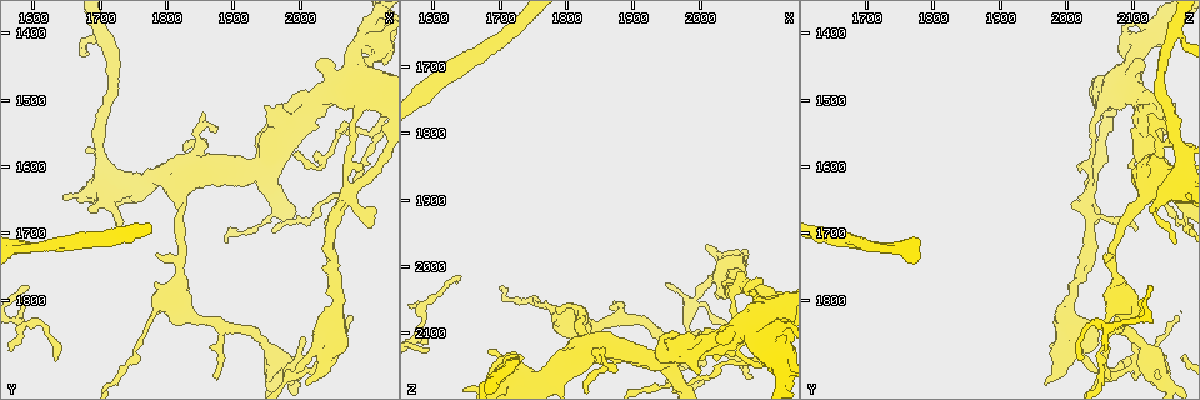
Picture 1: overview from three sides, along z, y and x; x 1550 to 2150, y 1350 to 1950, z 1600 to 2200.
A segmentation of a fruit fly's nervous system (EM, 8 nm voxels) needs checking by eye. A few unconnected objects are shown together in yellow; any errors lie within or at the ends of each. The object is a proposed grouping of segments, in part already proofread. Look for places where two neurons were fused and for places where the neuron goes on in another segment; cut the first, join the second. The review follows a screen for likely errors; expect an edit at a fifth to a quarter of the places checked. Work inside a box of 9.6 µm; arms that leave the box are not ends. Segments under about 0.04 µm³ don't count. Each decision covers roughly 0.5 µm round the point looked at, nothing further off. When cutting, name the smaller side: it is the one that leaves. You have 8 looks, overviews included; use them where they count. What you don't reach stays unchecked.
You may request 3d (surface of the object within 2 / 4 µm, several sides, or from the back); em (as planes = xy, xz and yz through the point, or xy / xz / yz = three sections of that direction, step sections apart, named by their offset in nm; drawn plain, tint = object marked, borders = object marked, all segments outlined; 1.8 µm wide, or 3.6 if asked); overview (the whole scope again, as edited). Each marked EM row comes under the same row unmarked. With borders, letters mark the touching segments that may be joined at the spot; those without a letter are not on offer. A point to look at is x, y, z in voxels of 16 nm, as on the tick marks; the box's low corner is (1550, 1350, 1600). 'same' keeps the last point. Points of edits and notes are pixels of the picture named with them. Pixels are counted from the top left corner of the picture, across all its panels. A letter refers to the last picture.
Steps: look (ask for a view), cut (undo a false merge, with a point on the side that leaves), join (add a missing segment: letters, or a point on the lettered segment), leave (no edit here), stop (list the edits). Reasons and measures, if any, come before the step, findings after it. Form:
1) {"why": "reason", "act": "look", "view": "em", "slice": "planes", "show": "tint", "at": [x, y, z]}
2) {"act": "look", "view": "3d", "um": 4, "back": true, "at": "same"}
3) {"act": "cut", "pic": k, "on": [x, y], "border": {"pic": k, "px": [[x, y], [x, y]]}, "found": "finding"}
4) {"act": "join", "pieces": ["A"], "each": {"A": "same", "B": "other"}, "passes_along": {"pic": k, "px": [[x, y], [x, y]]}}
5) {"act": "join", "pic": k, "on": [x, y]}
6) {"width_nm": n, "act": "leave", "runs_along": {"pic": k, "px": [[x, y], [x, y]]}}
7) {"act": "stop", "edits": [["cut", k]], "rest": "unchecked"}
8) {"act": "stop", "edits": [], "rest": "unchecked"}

{"why": "four or more arms meet", "act": "look", "view": "3d", "um": 4, "at": [2095, 1405, 2120]}

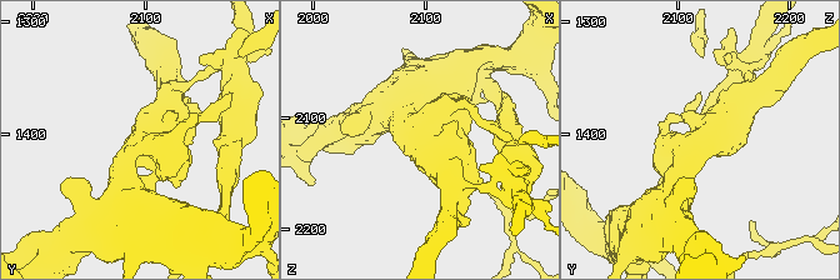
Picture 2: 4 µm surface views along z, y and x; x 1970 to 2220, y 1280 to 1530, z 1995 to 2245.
{"arms": 4, "act": "look", "view": "em", "um": 3.6, "slice": "yz", "step": 8, "show": "tint", "at": [2094, 1408, 2118]}

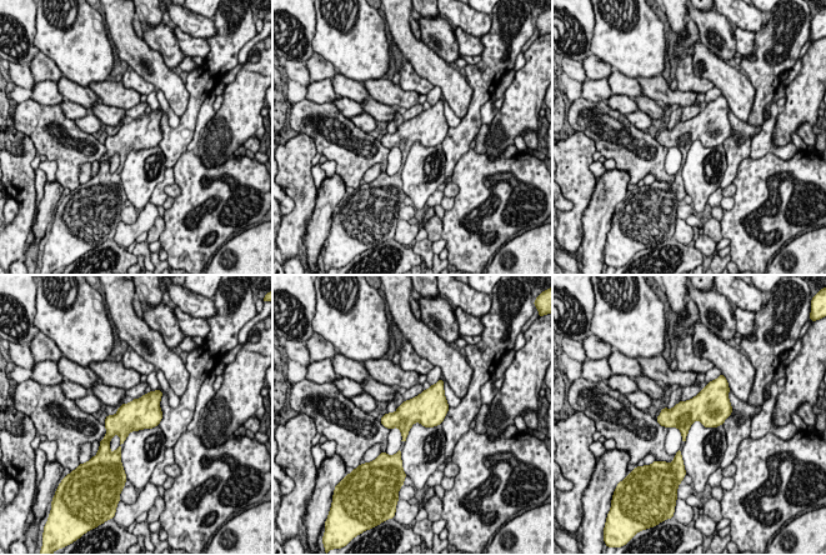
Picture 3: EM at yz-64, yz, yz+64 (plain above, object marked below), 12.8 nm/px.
{"act": "look", "view": "em", "um": 3.6, "slice": "planes", "show": "borders", "at": "same"}

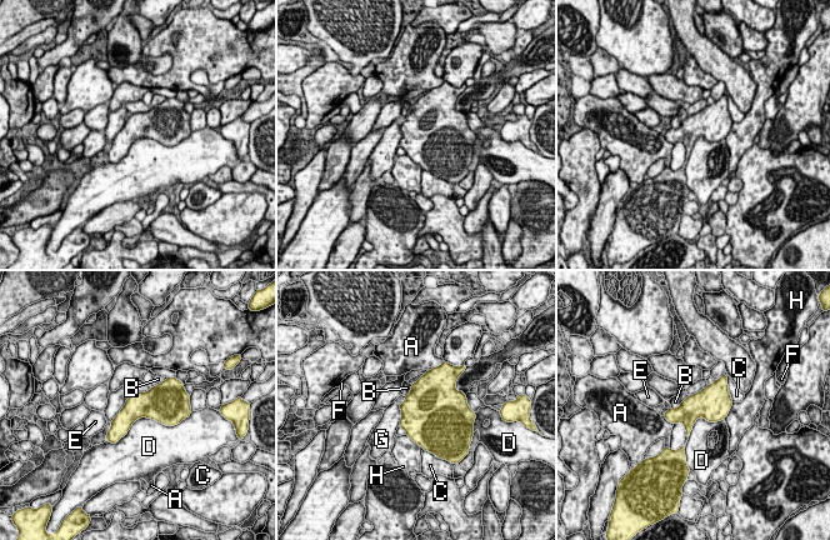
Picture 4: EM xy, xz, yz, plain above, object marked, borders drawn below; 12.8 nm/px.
{"act": "leave", "each": {"A": "other", "B": "other", "C": "other", "D": "other", "E": "other", "F": "other", "G": "other", "H": "other"}, "border": {"pic": 4, "px": [[178, 423], [139, 418], [106, 441]]}, "found": "continuous, no second neuron"}

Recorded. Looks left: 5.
{"why": "long arm stops here", "act": "look", "view": "3d", "um": 4, "at": [2075, 1825, 2165]}

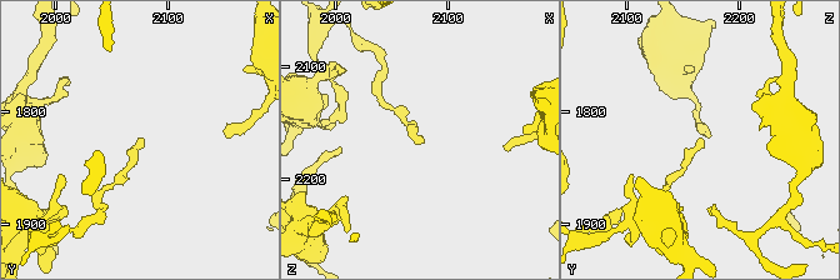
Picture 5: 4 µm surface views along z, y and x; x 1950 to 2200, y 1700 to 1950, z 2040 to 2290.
{"why": "need the tissue", "act": "look", "view": "em", "slice": "yz", "step": 8, "show": "borders", "at": [2074, 1822, 2168]}

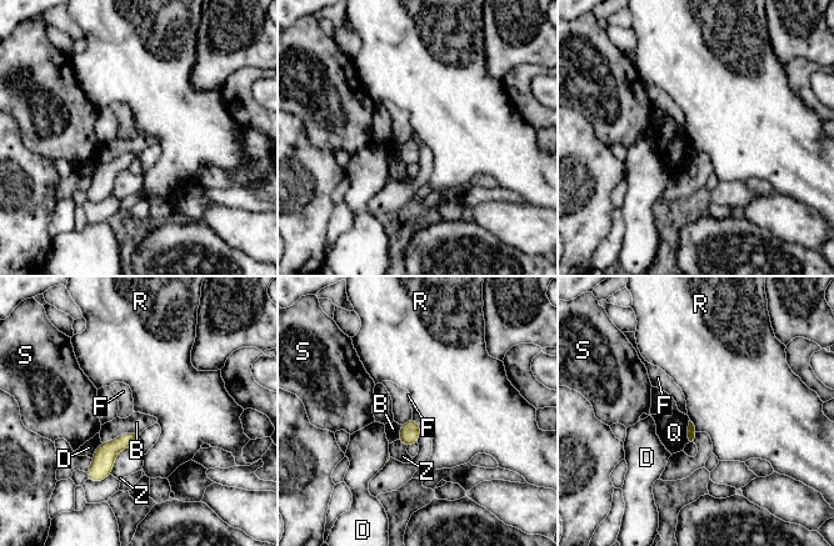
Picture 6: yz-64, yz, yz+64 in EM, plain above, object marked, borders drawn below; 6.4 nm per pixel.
{"act": "leave", "each": {"B": "other", "D": "other", "F": "other", "Q": "other", "R": "other", "S": "other", "Z": "other"}, "border": {"pic": 6, "px": [[689, 420], [698, 431]]}, "found": "none of them fits"}

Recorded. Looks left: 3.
{"why": "thin end", "act": "look", "view": "3d", "um": 4, "at": [1790, 1730, 2070]}

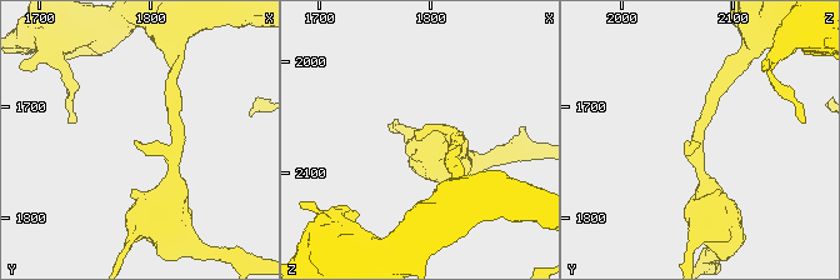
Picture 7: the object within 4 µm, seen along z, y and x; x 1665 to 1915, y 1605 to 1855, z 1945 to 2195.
{"why": "need the tissue", "act": "look", "view": "em", "slice": "yz", "step": 4, "show": "borders", "at": [1788, 1734, 2068]}

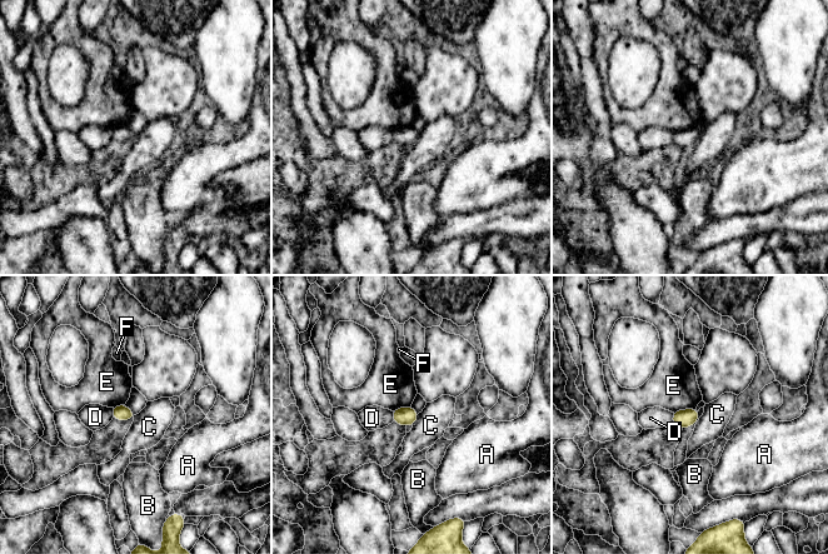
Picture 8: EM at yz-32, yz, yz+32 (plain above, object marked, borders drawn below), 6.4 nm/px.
{"act": "leave", "each": {"A": "other", "B": "other", "C": "other", "D": "other", "E": "other", "F": "other"}, "border": {"pic": 8, "px": [[419, 413], [412, 424]]}, "found": "no lettered segment goes on from it"}

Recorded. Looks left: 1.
{"act": "stop", "edits": [], "rest": "unchecked"}

